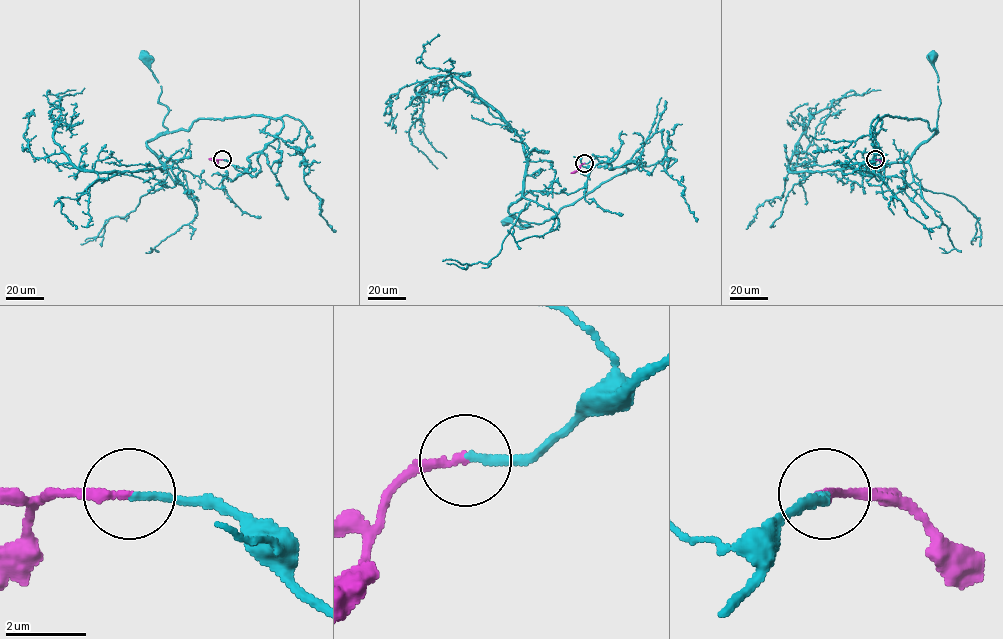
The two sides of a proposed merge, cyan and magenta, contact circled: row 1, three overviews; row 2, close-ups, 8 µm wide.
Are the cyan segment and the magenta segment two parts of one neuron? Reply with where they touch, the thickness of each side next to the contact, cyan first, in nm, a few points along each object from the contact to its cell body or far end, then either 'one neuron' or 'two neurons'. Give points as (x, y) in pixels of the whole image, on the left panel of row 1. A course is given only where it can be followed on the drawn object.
at (222, 159); 190 nm thick on the cyan side, 240 nm on the other; cyan runs (222, 159), (246, 172), (248, 157), (283, 122), (199, 118), (156, 137), (169, 109), (146, 56); magenta runs (222, 159), (215, 162), (209, 158); one neuron

